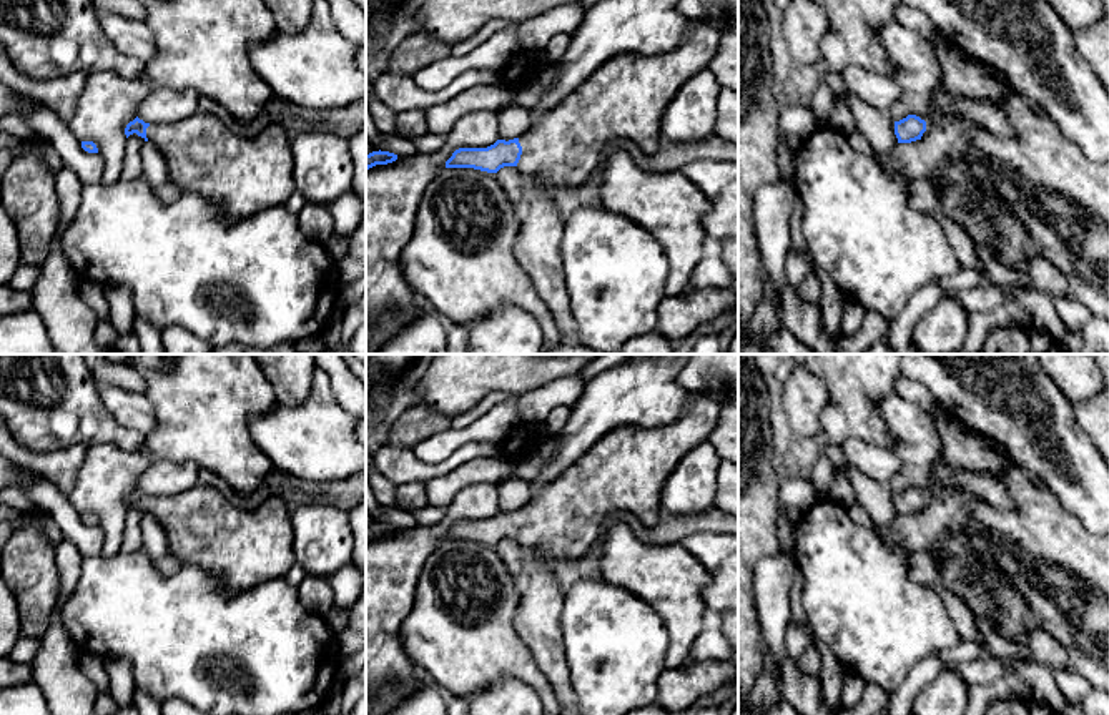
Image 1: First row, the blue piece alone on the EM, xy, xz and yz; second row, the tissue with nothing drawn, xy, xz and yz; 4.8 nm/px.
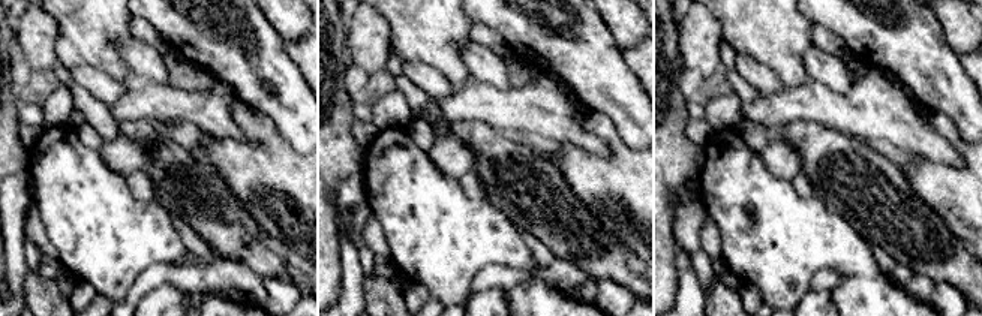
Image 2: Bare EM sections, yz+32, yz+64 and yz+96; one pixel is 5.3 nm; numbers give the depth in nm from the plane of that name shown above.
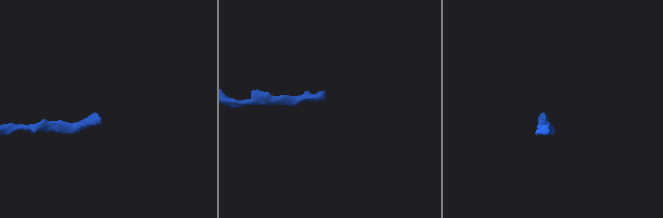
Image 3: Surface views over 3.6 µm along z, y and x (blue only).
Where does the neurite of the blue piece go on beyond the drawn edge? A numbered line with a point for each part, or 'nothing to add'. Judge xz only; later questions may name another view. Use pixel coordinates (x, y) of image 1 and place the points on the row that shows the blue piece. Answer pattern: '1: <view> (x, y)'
1: xz (625, 97)

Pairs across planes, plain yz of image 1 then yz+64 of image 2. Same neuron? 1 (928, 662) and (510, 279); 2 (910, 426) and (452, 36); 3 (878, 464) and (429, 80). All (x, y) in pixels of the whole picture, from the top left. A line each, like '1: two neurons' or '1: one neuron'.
1: one neuron
2: two neurons
3: one neuron

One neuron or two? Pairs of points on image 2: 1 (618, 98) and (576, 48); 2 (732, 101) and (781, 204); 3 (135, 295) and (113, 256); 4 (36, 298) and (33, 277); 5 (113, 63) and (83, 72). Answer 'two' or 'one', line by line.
1: one
2: two
3: two
4: one
5: two

